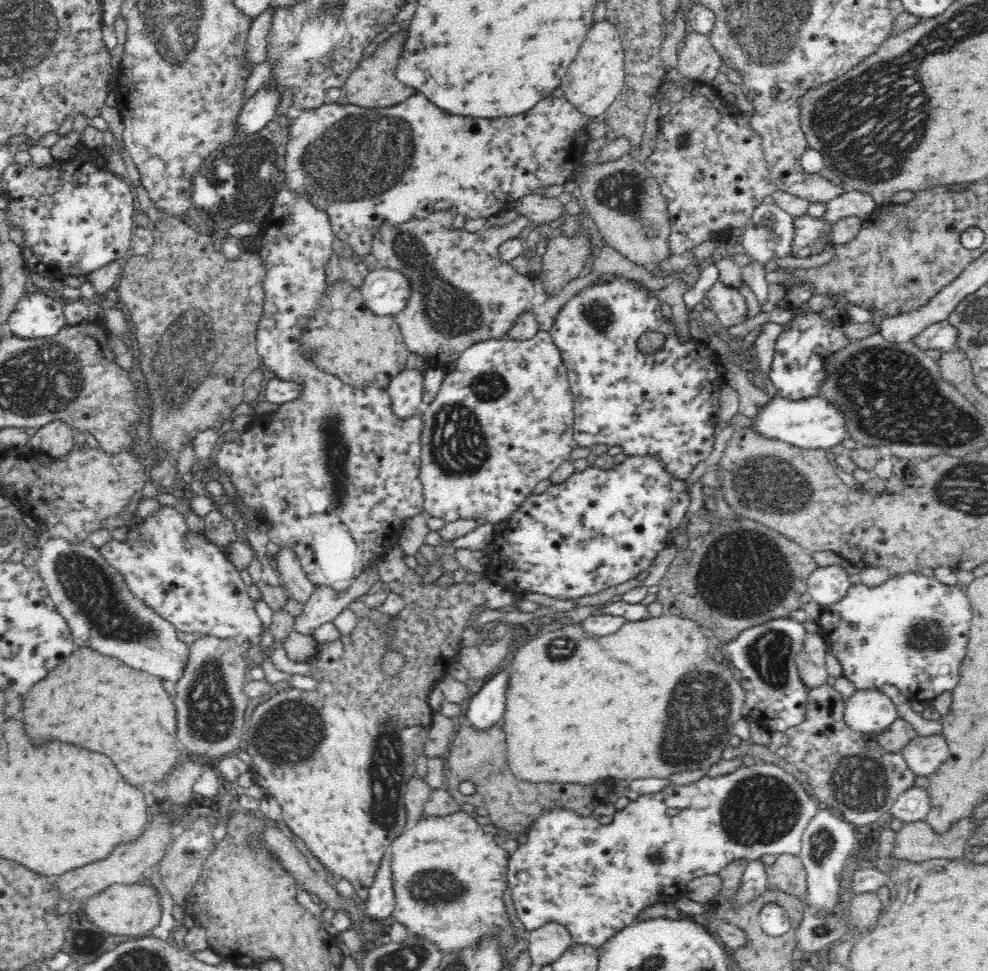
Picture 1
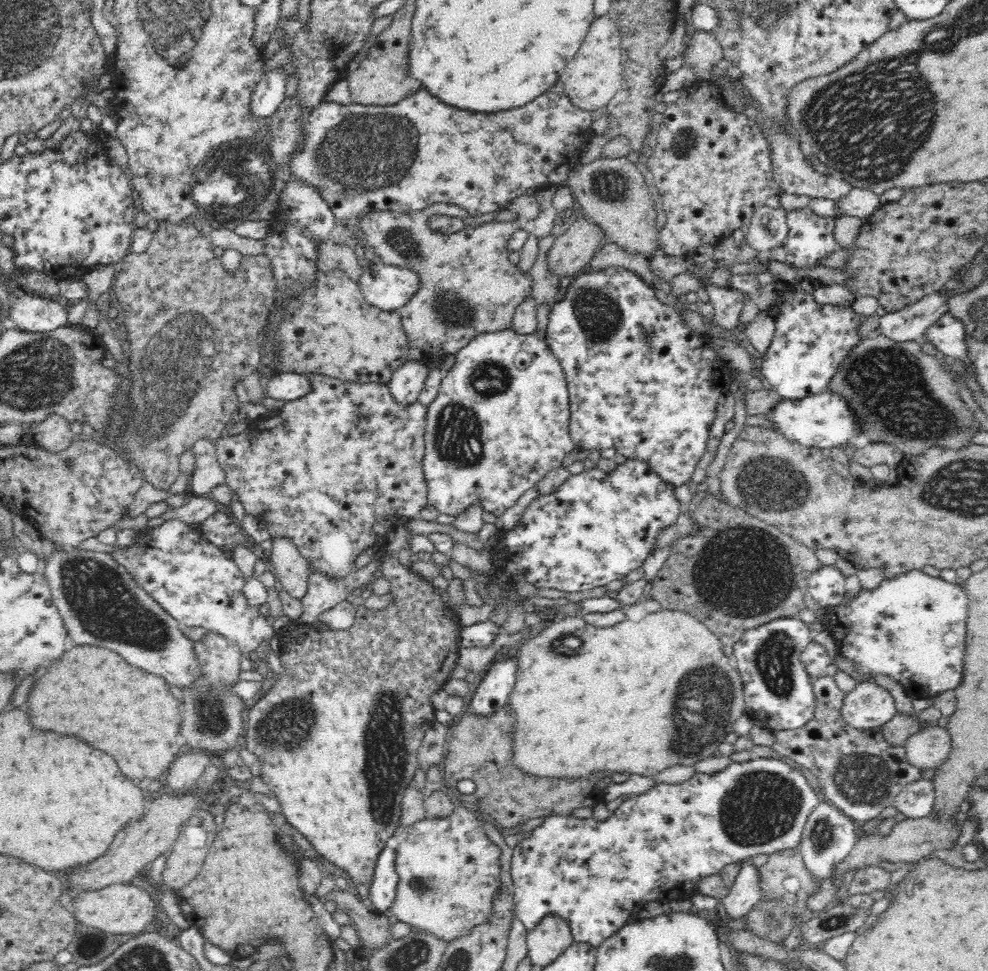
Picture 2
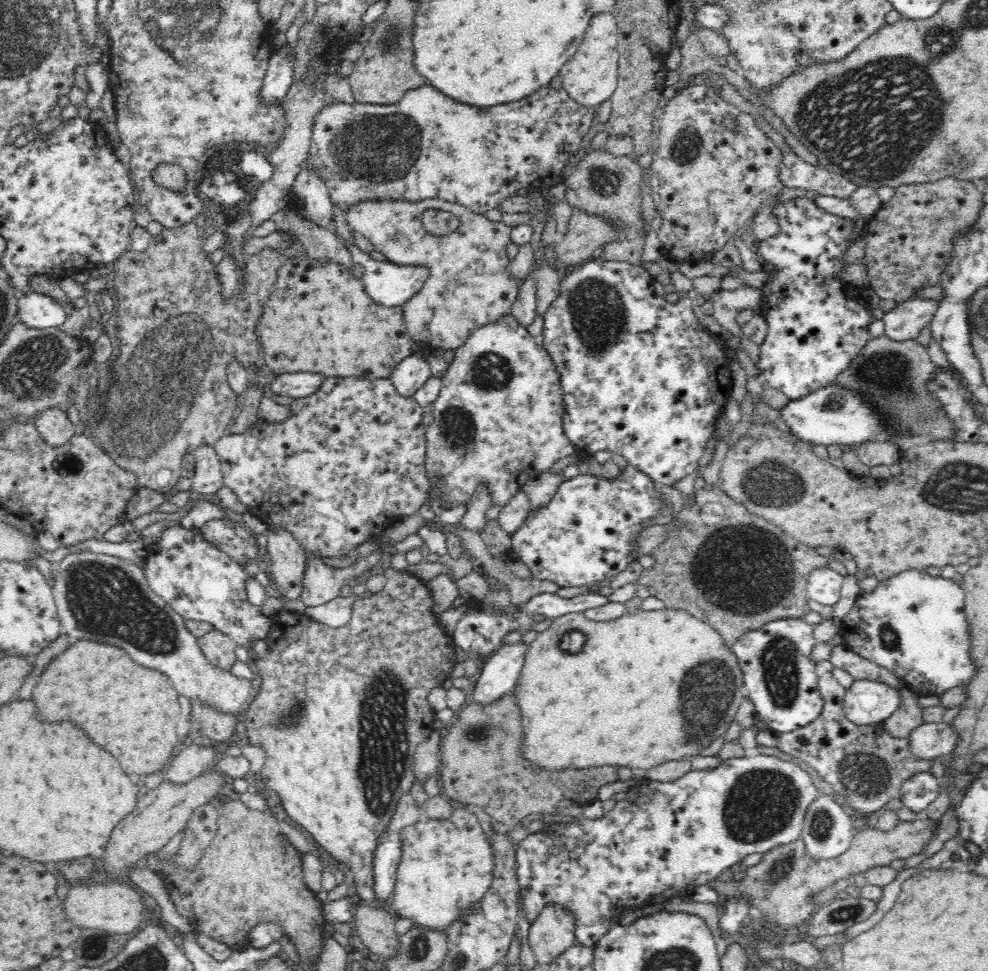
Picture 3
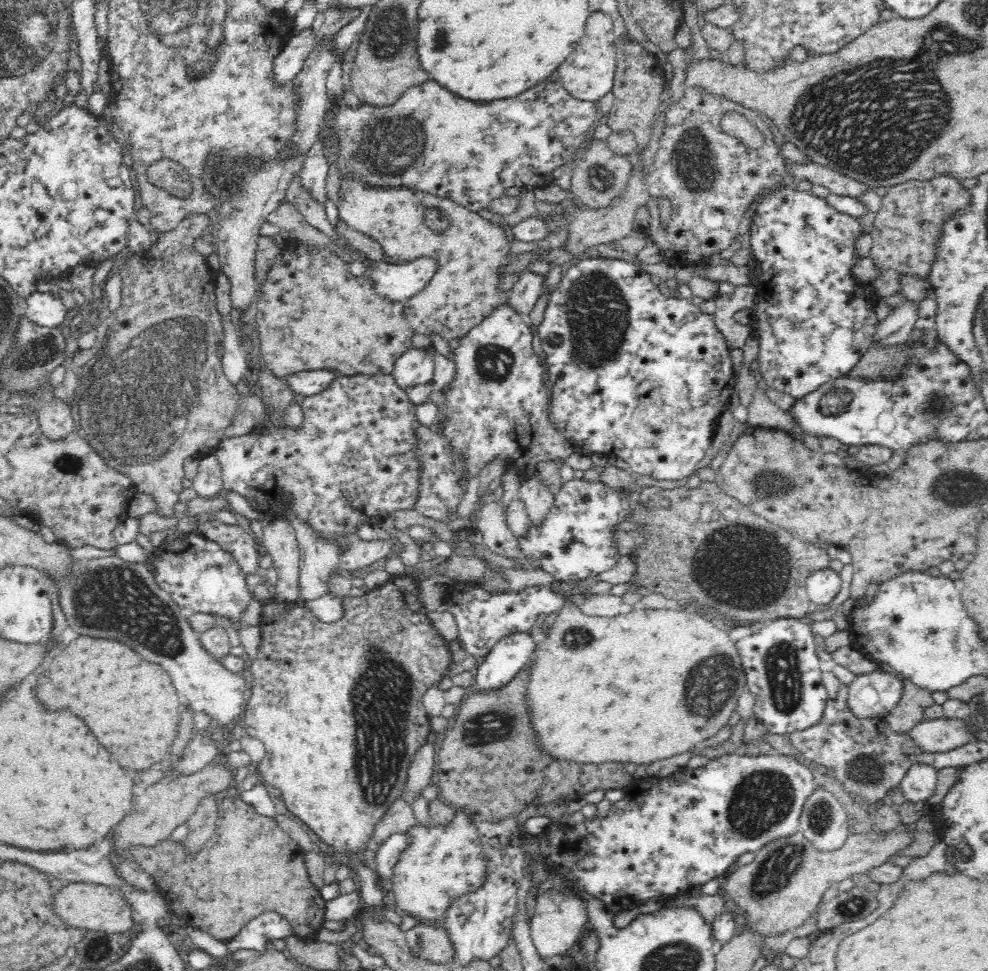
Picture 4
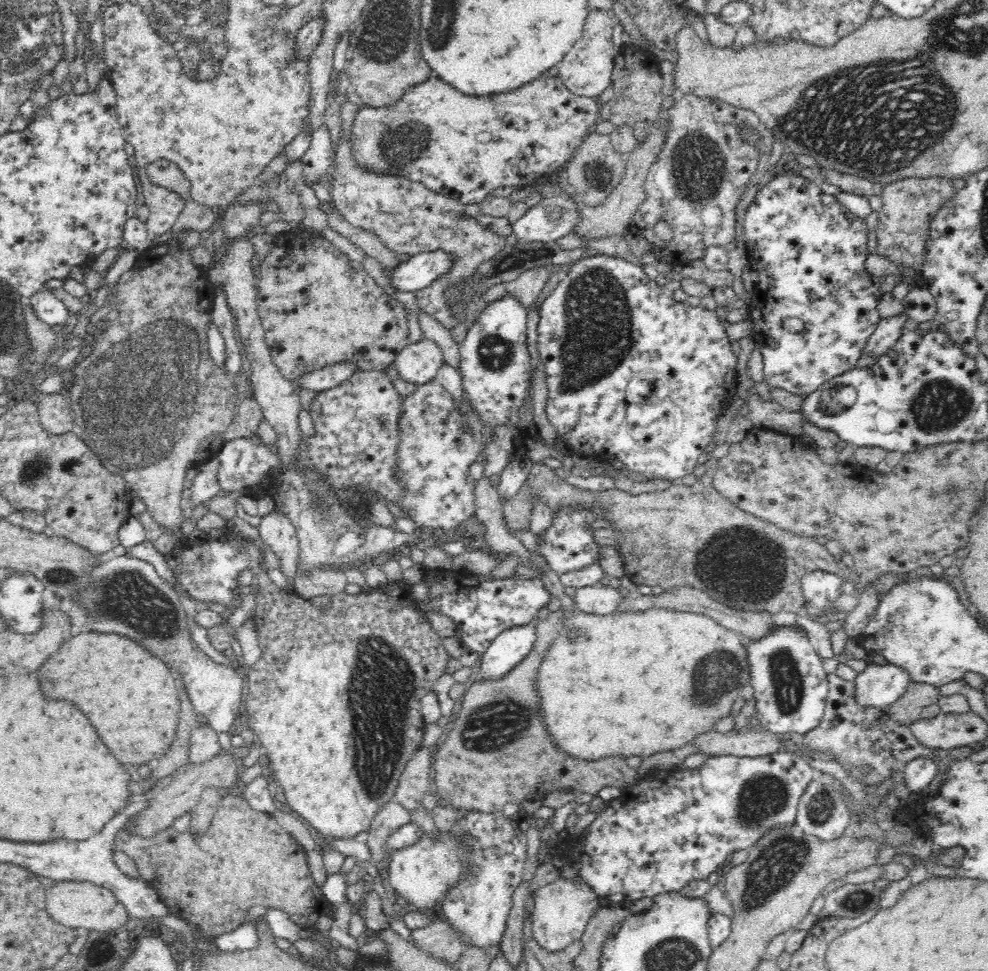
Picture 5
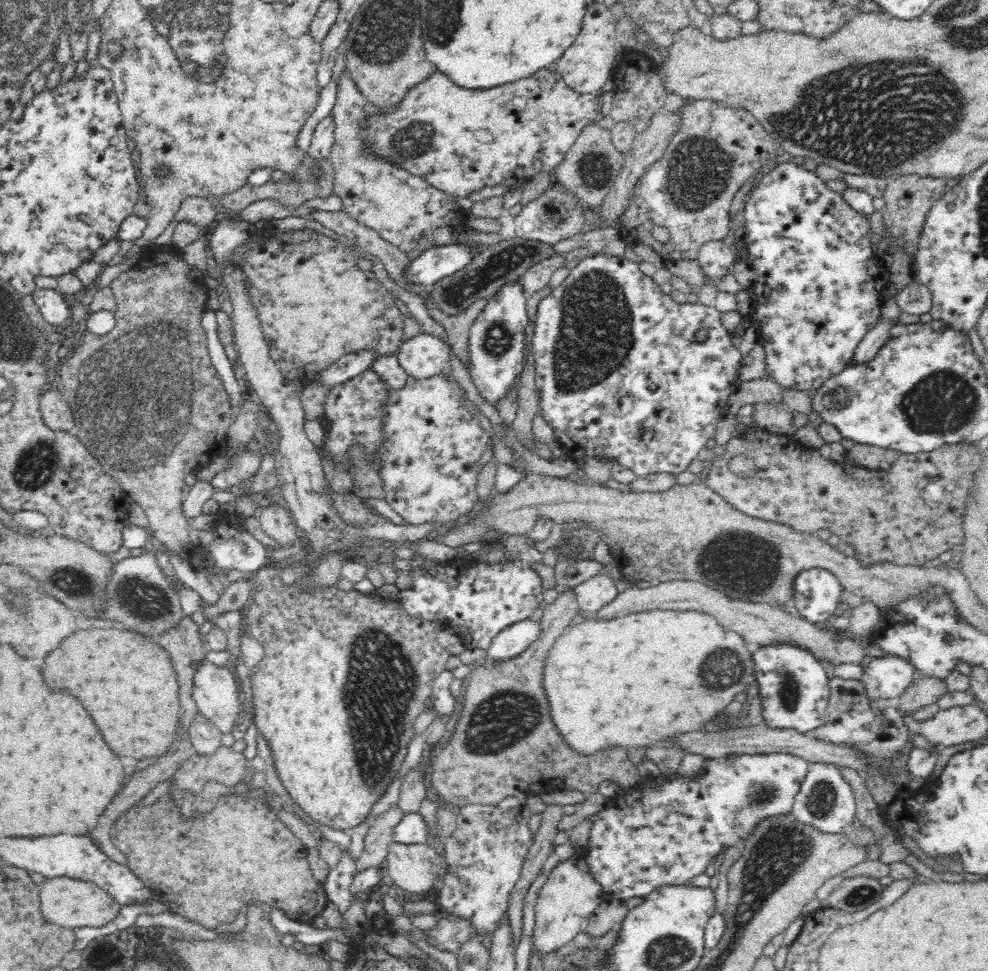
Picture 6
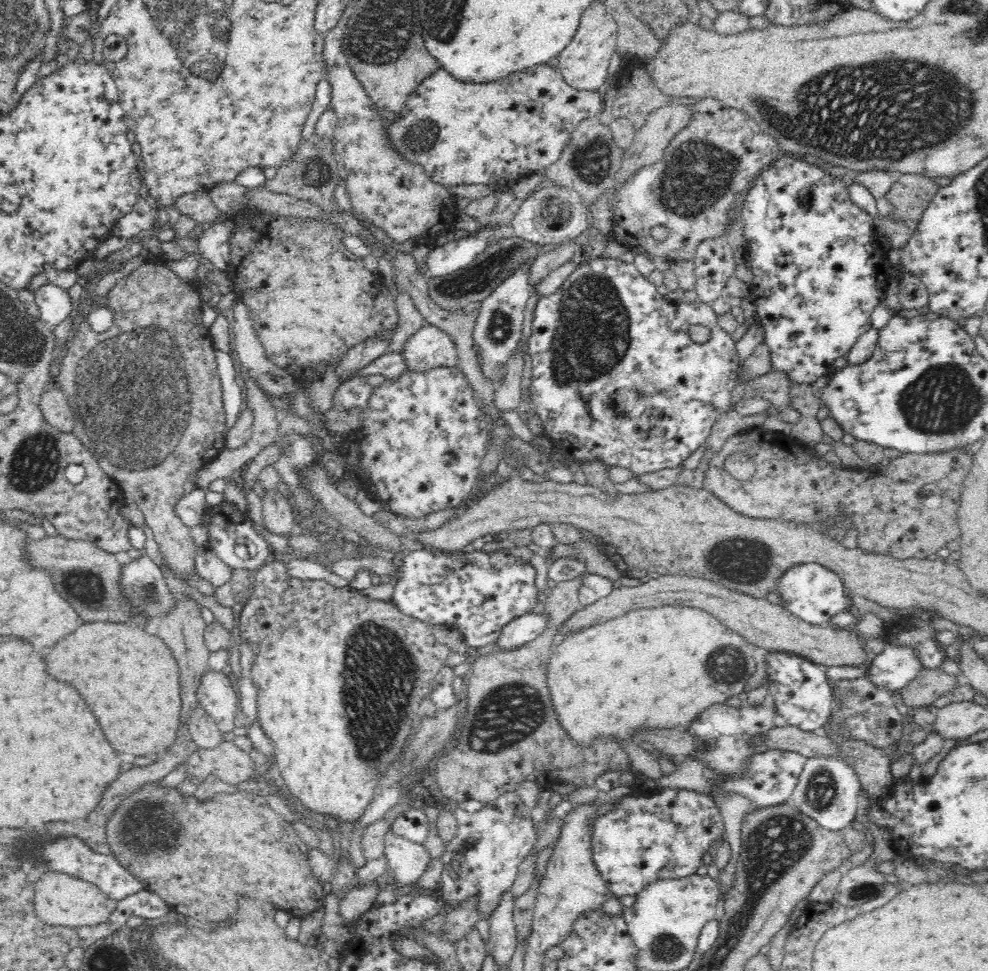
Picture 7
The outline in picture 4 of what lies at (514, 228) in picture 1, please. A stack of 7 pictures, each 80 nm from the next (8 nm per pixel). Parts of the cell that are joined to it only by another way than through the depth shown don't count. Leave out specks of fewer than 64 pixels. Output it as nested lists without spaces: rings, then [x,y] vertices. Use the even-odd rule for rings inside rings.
[[[350,173],[340,174],[340,190],[338,190],[338,214],[349,227],[370,235],[379,245],[379,252],[388,257],[398,259],[400,262],[414,260],[418,256],[434,256],[441,263],[439,272],[433,276],[433,280],[420,294],[404,301],[405,316],[411,325],[413,332],[420,332],[424,336],[438,334],[446,339],[446,342],[458,339],[461,341],[466,334],[475,328],[485,317],[492,312],[495,306],[509,303],[510,291],[498,290],[498,284],[502,282],[496,268],[504,260],[504,256],[511,253],[512,247],[508,244],[505,227],[499,221],[489,221],[478,212],[472,212],[466,206],[456,201],[439,197],[431,192],[413,189],[407,185],[373,185],[364,179],[355,177]],[[438,210],[446,216],[450,226],[446,230],[432,230],[426,224],[426,212]]]

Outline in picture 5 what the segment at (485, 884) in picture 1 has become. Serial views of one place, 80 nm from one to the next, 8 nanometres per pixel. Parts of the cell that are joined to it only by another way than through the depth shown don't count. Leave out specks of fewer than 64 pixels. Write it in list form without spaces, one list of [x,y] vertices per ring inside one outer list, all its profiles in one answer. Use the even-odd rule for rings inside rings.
[[[439,834],[438,842],[424,836],[416,844],[401,848],[390,849],[388,866],[389,881],[395,893],[404,898],[404,901],[413,909],[417,907],[422,913],[426,910],[438,912],[438,904],[443,899],[450,885],[453,885],[462,874],[464,865],[461,862],[459,844],[450,834]]]

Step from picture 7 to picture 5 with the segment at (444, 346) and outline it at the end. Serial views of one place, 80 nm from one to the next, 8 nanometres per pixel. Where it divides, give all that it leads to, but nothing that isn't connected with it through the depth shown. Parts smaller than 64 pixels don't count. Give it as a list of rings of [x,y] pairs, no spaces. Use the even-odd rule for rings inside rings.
[[[426,337],[420,342],[409,342],[404,345],[394,360],[398,373],[414,384],[426,384],[436,378],[444,362],[442,348]]]

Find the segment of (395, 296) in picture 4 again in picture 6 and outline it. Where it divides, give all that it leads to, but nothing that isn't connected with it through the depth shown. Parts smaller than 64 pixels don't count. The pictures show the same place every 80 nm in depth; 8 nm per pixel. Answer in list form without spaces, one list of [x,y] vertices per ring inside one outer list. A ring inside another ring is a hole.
[[[450,244],[430,248],[410,264],[407,280],[415,284],[431,286],[436,280],[464,269],[474,258],[476,246],[471,244]]]

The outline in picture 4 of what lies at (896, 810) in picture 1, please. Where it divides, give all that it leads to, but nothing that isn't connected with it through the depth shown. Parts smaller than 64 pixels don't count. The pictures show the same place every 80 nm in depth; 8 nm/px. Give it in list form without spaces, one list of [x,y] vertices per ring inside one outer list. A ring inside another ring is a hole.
[[[920,762],[910,766],[901,778],[901,791],[908,802],[925,803],[936,791],[936,768]]]

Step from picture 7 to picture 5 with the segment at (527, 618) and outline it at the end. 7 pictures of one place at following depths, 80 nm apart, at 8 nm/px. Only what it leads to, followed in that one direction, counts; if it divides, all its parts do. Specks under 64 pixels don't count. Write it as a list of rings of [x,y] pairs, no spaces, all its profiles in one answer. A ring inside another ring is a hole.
[[[529,623],[504,630],[492,640],[480,657],[477,676],[490,679],[501,677],[530,652],[536,639],[537,629]]]

